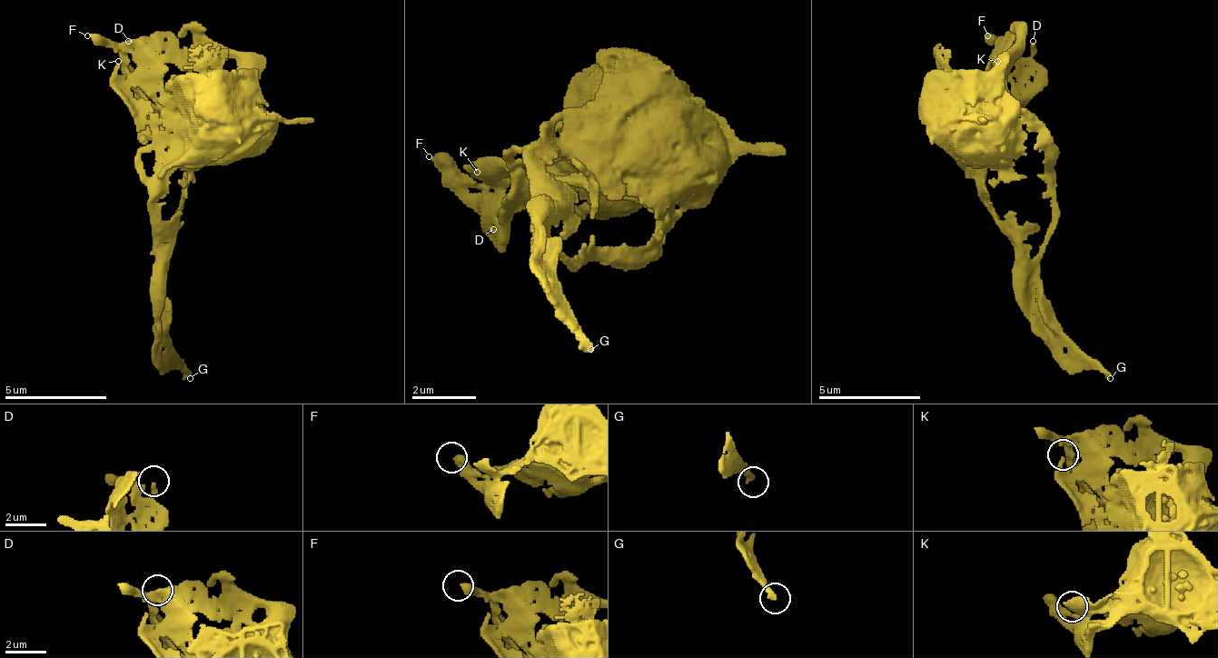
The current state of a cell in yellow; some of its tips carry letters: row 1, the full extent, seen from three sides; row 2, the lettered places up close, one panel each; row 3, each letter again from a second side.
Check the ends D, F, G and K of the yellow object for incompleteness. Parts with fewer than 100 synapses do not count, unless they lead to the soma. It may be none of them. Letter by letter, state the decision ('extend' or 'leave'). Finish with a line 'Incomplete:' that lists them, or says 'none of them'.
D: leave
F: leave
G: extend
K: leave
Incomplete: G

